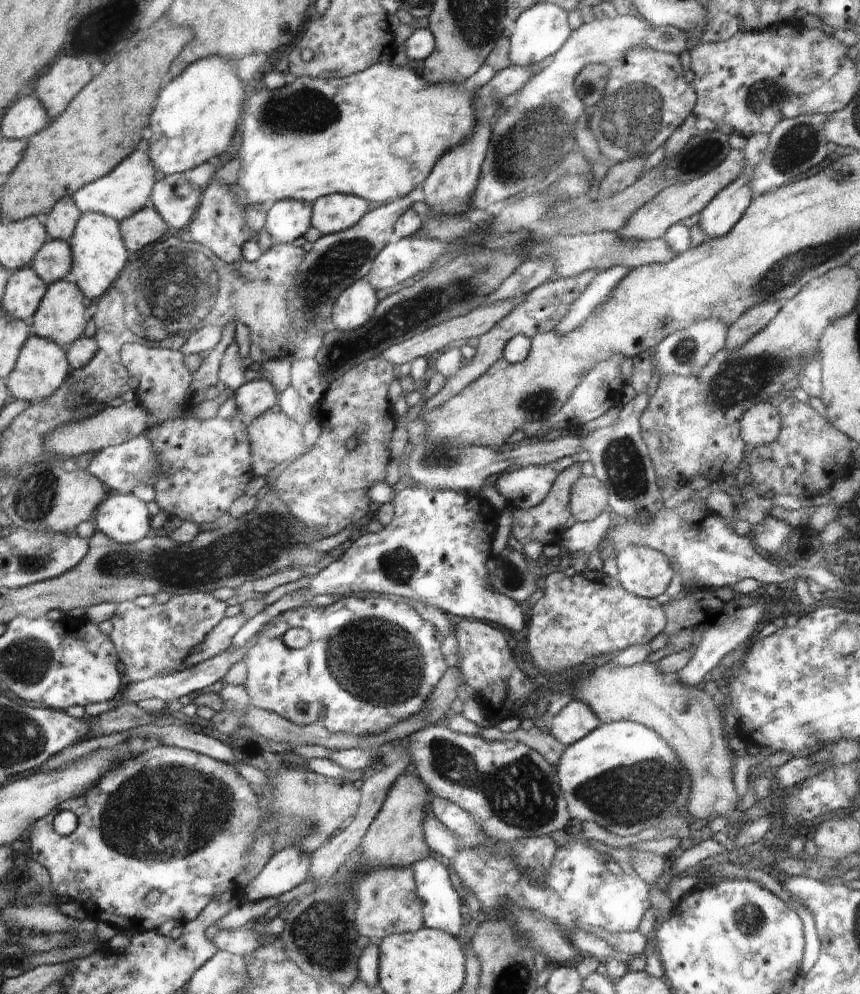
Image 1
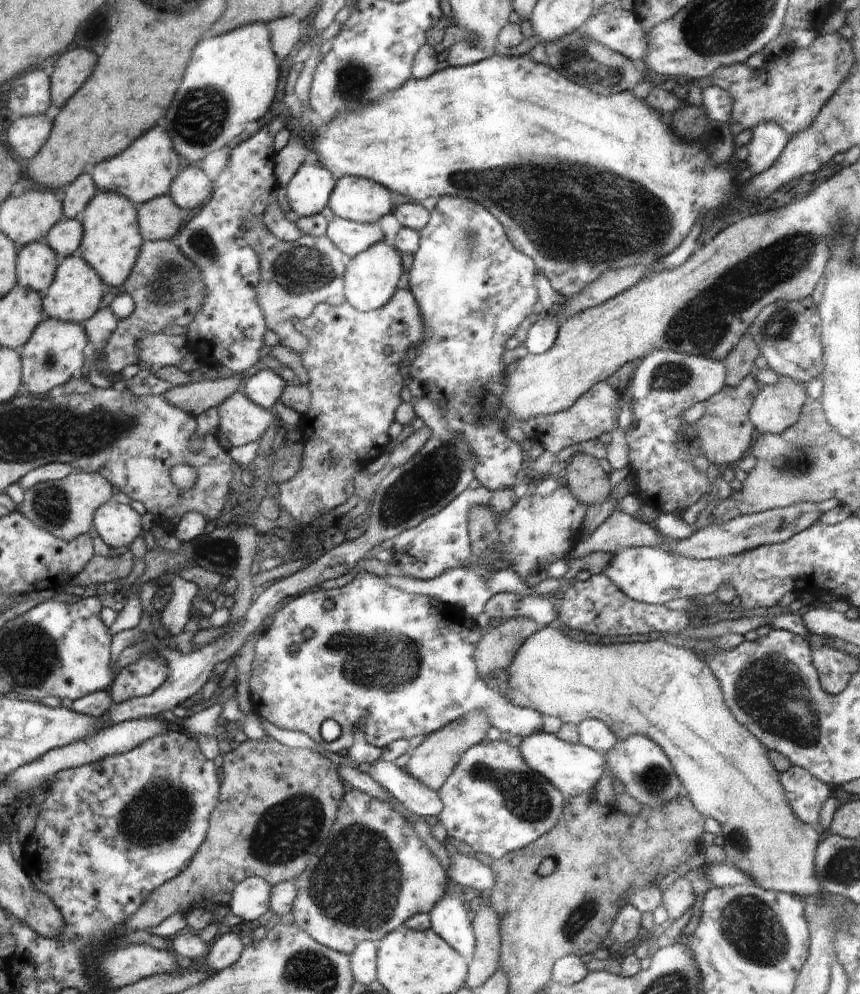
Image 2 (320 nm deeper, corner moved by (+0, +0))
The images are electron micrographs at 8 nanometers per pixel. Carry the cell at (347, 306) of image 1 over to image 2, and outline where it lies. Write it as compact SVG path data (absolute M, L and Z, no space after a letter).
M383 238L350 258L346 267L345 301L357 311L368 312L386 306L400 290L400 284L404 284L404 276L408 276L408 268L404 268L404 253L395 247L392 239Z

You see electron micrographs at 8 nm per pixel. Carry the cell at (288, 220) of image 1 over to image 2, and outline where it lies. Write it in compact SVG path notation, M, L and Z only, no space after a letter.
M309 158L287 184L287 197L291 210L300 217L318 214L328 204L328 196L334 188L334 178L328 169Z

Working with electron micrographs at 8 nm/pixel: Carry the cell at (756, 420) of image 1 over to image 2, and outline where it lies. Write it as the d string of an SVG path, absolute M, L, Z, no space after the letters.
M779 375L776 382L762 385L750 407L750 420L762 434L781 433L796 424L807 398L804 383Z

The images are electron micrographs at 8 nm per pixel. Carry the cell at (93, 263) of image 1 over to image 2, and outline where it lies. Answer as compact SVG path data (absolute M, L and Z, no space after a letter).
M98 191L85 206L79 219L84 224L83 240L78 253L87 261L101 279L110 286L127 282L139 258L143 235L138 232L139 218L128 197L110 191Z

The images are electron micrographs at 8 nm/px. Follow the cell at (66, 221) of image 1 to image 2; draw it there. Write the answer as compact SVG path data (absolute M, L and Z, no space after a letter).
M85 170L74 183L67 184L62 189L64 198L64 214L69 219L80 217L85 206L96 196L98 188L92 180L90 173Z

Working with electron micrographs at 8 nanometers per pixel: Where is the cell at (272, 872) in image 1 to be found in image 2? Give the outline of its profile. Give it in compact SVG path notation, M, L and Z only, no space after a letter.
M248 877L236 886L228 905L236 916L252 922L268 912L273 890L271 884L262 877Z

